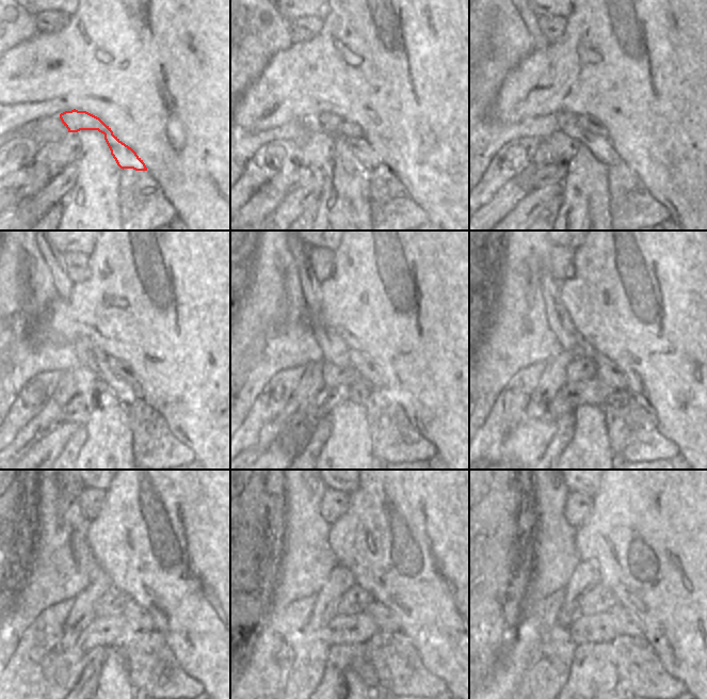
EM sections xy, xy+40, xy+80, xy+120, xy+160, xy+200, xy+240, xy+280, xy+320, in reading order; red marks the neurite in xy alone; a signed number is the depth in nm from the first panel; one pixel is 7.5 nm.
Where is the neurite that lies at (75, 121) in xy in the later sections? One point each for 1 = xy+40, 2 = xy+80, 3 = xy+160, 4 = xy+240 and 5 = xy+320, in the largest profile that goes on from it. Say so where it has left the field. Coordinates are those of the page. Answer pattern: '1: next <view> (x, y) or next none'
1: next xy+40 (351, 133)
2: next xy+80 (589, 131)
3: next xy+160 (334, 349)
4: next xy+240 (137, 615)
5: next xy+320 (625, 621)

